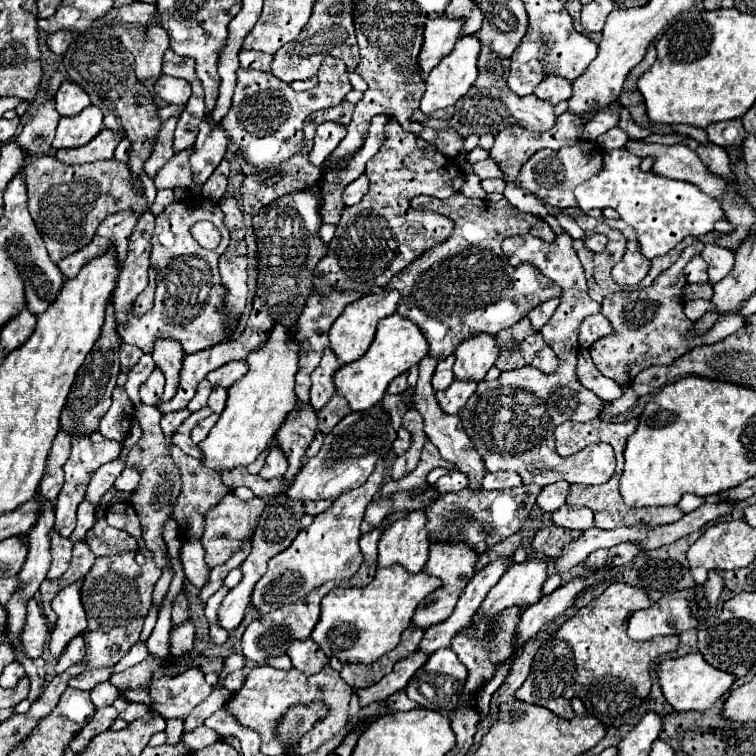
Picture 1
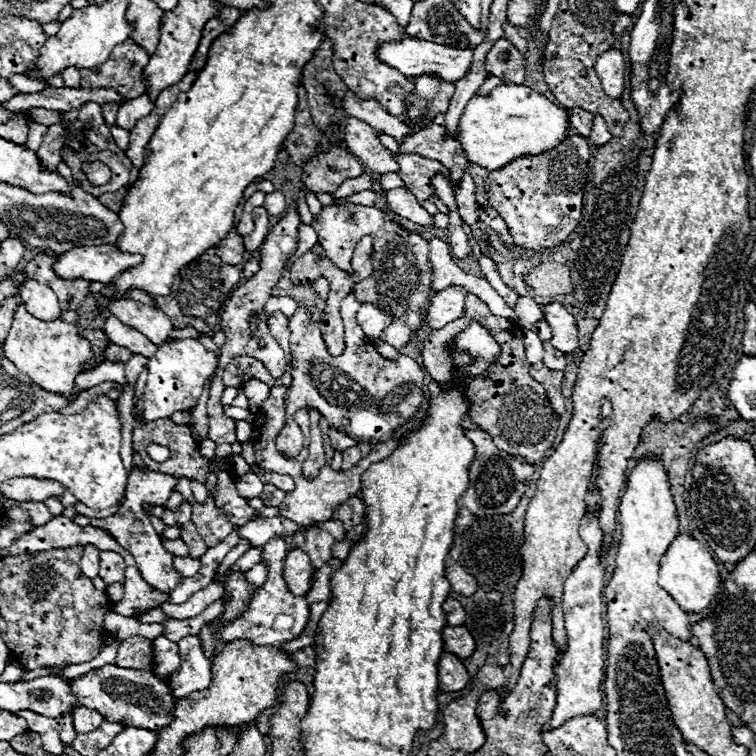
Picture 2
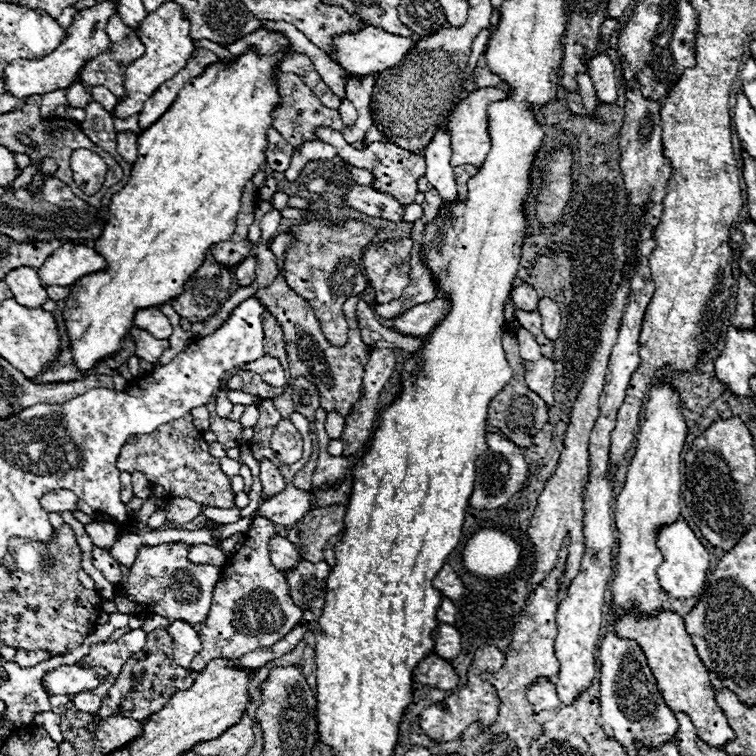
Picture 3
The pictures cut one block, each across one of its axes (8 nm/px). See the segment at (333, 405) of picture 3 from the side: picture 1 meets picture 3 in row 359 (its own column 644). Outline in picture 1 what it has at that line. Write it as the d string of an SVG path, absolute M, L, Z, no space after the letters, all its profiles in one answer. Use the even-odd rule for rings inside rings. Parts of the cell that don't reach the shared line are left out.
M696 238L688 248L682 250L680 258L668 270L664 270L648 288L642 288L638 292L620 292L620 294L614 294L612 298L608 298L608 296L604 298L602 314L612 322L614 334L608 338L596 340L594 346L590 348L590 354L592 354L594 364L598 366L598 370L604 376L614 378L616 382L622 384L624 396L606 404L602 414L606 414L606 416L622 414L630 406L636 404L638 396L634 390L630 390L630 382L634 380L634 376L640 370L644 370L648 366L658 366L658 364L668 366L678 356L682 356L694 346L714 344L726 336L730 336L732 332L736 332L740 326L744 326L744 318L740 314L732 314L732 316L719 318L714 326L702 336L690 334L692 322L686 318L684 302L682 302L682 290L686 284L684 266L692 258L700 256L702 248L704 248L704 242Z

